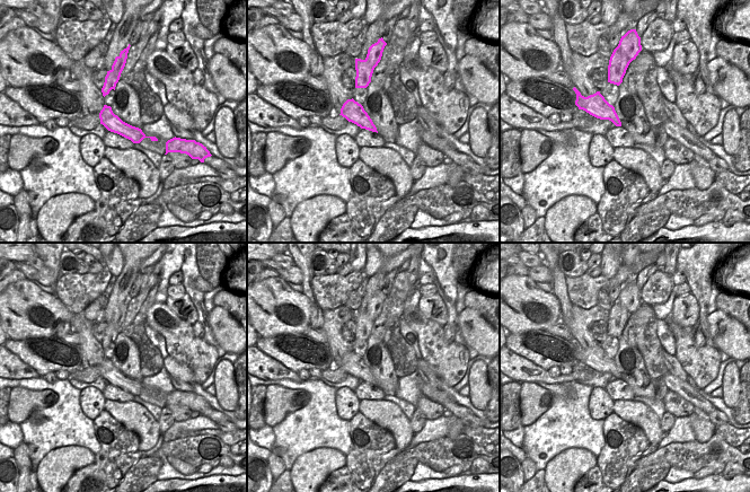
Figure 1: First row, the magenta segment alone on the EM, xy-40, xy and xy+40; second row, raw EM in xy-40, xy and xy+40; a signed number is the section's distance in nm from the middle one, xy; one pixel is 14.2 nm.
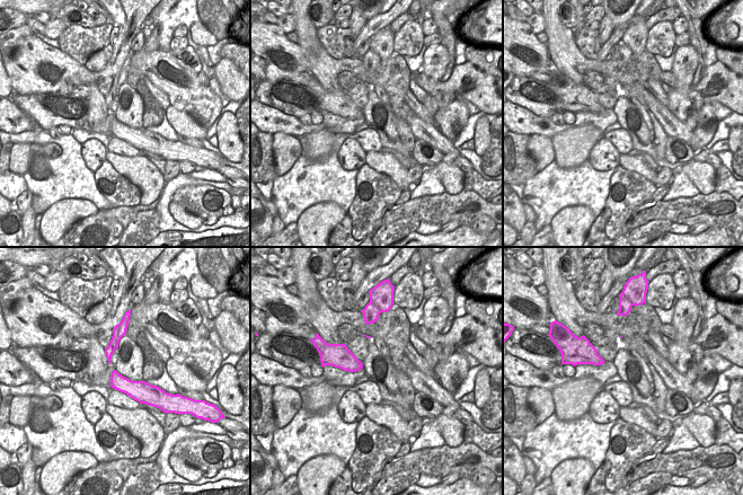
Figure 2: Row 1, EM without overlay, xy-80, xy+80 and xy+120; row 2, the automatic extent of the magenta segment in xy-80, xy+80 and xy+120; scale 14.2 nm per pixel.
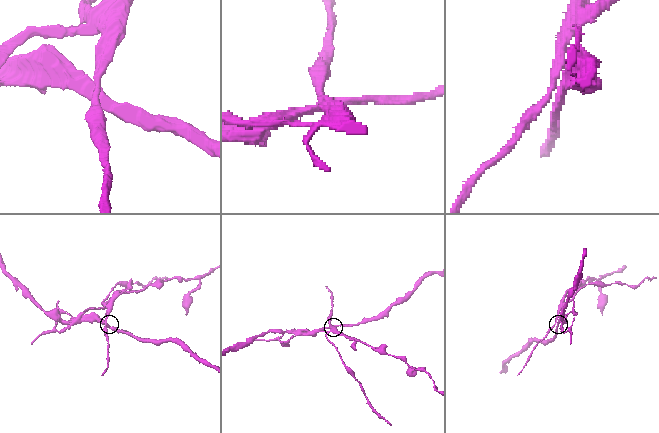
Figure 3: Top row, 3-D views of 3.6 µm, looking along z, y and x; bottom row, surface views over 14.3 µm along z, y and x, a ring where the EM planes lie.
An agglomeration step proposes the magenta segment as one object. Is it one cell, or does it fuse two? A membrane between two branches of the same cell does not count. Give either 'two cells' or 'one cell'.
two cells

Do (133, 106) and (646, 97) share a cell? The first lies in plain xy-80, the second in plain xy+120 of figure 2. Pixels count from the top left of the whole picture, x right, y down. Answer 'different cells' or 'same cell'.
different cells

